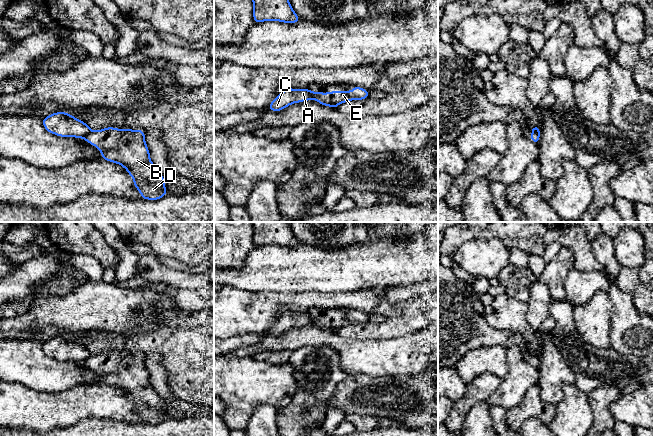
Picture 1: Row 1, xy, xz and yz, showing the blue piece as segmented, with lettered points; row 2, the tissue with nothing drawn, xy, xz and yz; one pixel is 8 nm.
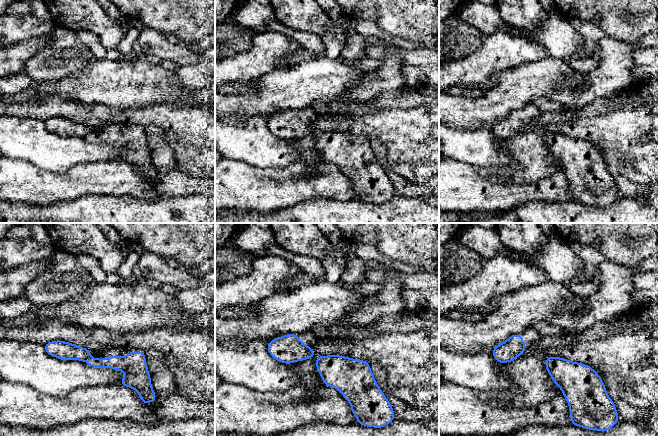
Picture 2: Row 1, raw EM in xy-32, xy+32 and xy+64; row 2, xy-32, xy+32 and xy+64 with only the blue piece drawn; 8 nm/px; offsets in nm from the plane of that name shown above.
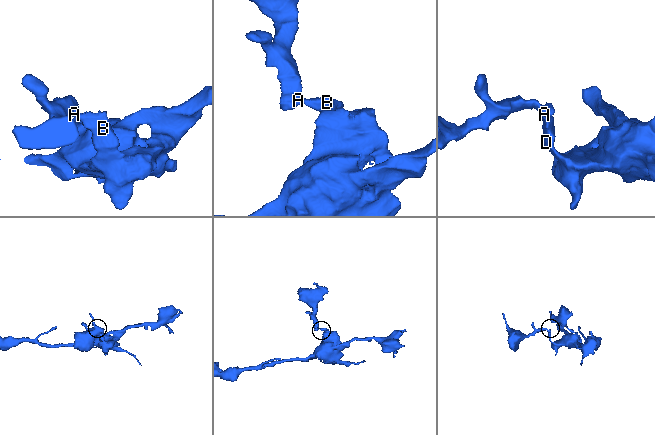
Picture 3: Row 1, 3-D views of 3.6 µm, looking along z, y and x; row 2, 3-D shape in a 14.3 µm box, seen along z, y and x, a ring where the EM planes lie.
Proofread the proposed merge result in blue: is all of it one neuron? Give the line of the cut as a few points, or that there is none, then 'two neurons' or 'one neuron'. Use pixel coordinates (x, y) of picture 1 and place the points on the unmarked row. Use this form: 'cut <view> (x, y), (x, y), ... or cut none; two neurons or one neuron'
cut xy (90, 354), (83, 361); two neurons

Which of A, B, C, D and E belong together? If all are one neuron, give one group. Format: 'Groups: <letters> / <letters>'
Groups: A C / B D E

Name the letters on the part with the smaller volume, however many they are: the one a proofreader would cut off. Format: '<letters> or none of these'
A, C

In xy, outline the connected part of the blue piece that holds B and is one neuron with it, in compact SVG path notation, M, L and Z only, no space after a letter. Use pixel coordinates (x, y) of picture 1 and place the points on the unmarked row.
M107 351L90 355L84 362L85 366L99 373L101 383L117 387L126 393L133 402L134 411L140 416L141 423L159 424L168 418L164 400L150 383L143 354Z

